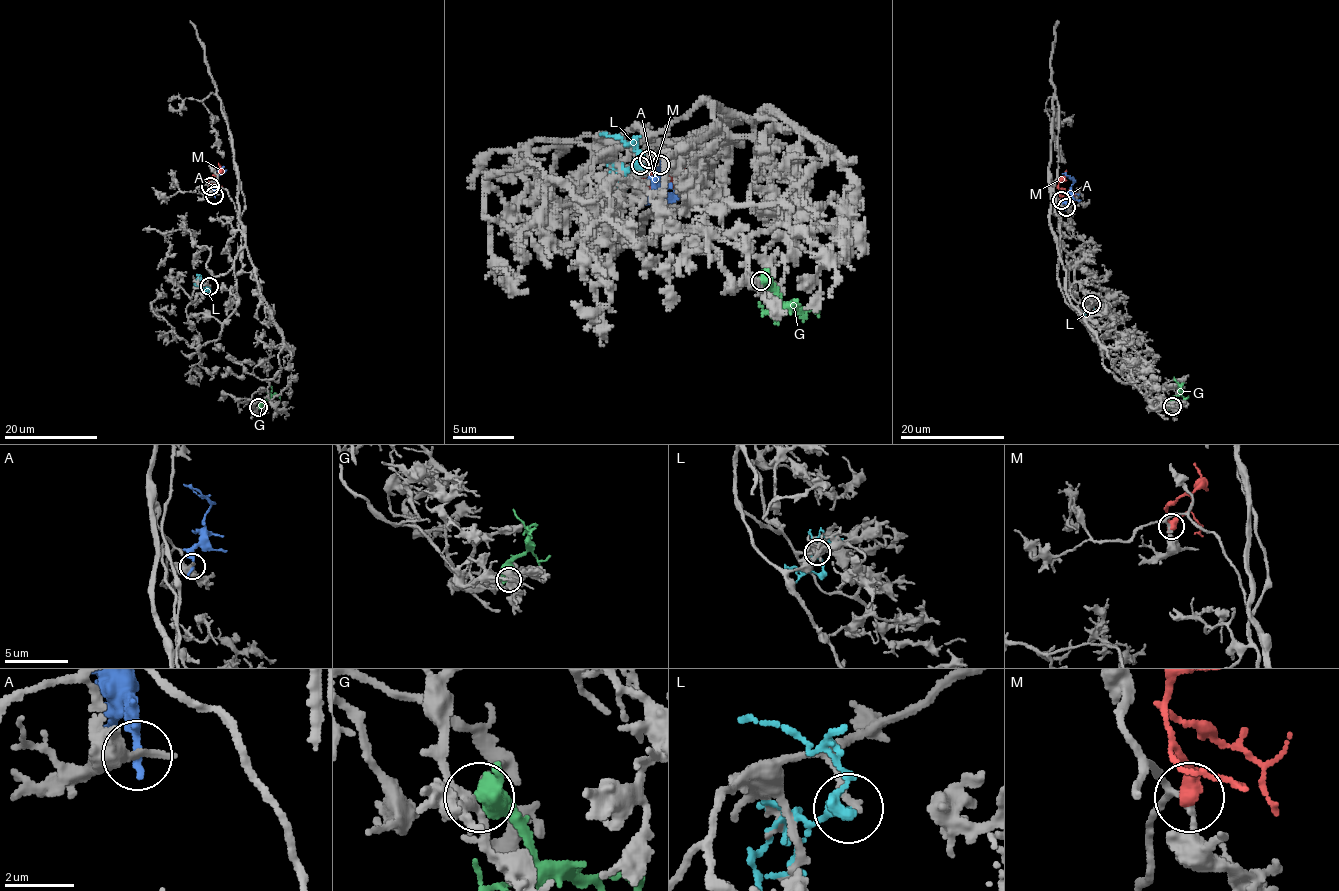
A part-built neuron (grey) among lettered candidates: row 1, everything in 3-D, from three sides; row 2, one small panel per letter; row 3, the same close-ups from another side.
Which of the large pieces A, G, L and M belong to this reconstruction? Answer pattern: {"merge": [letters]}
{"merge": []}

